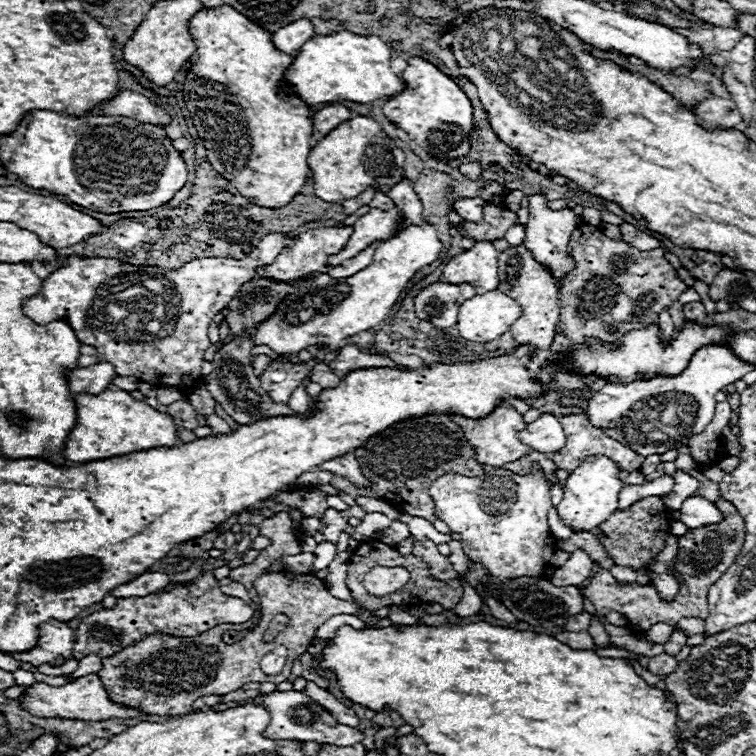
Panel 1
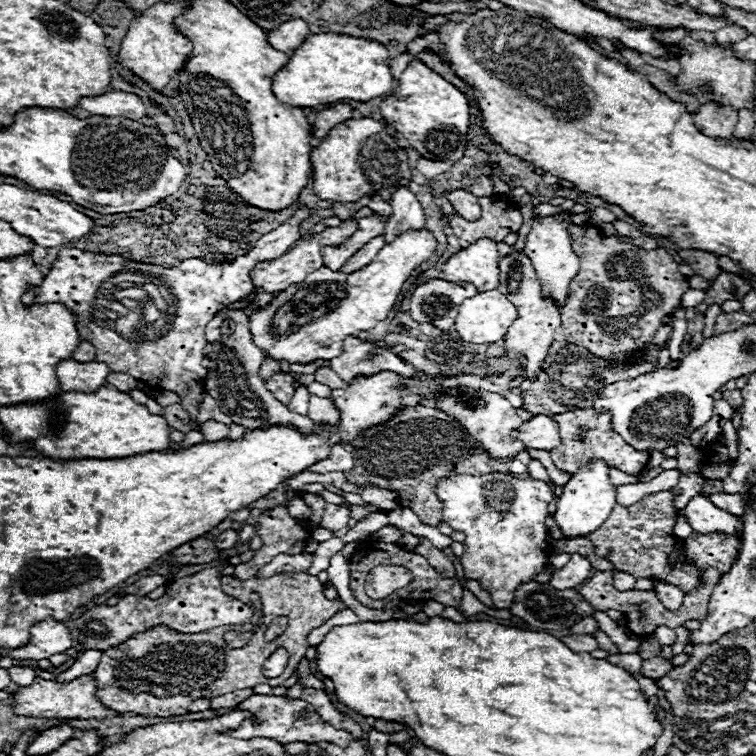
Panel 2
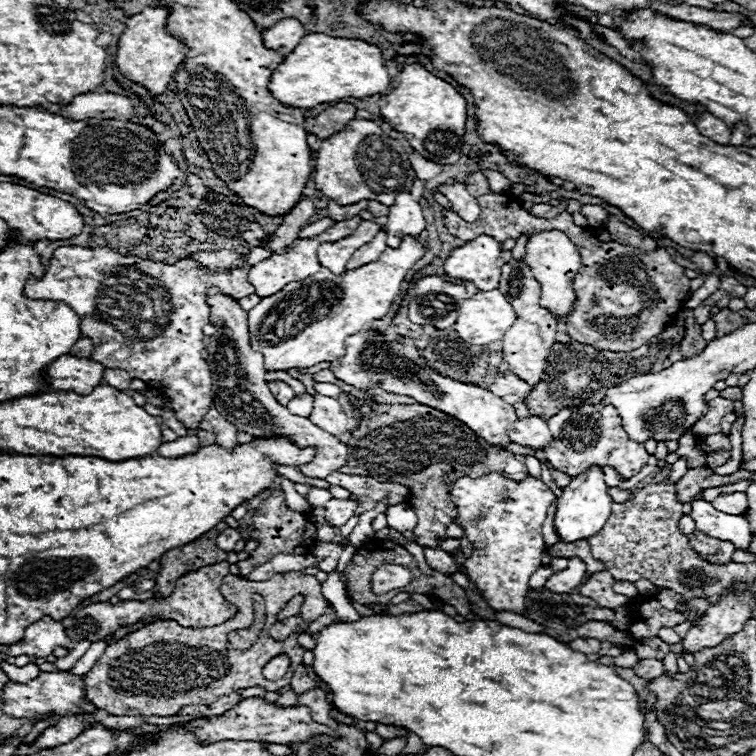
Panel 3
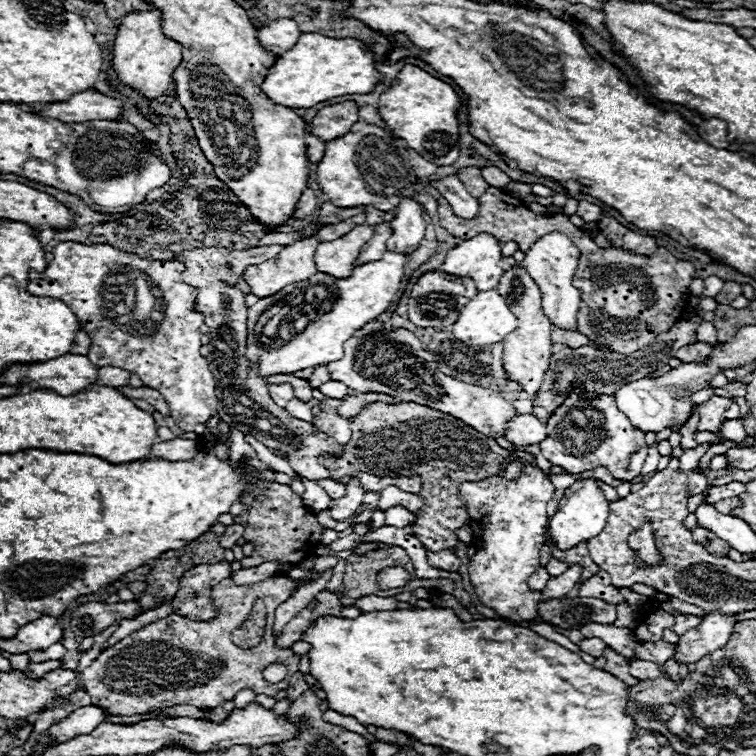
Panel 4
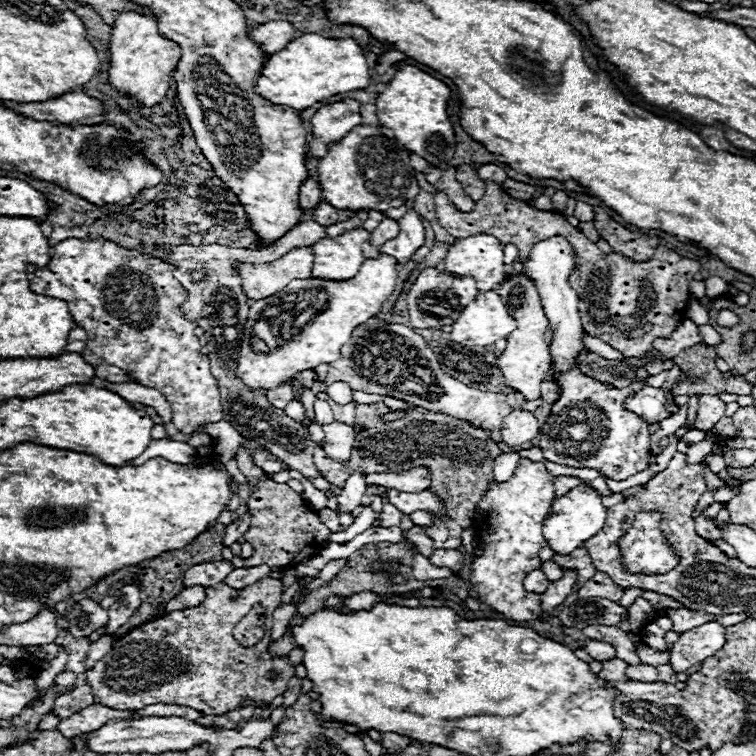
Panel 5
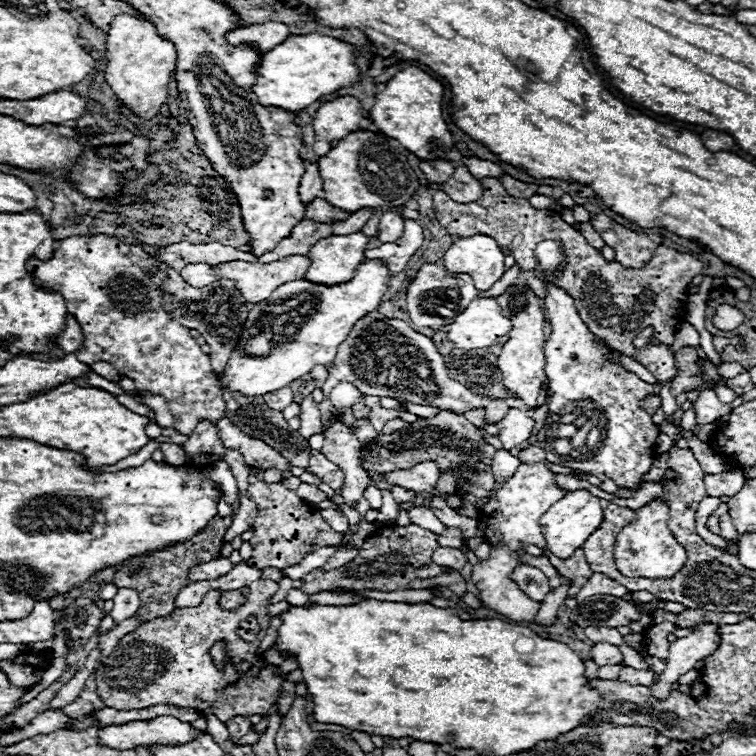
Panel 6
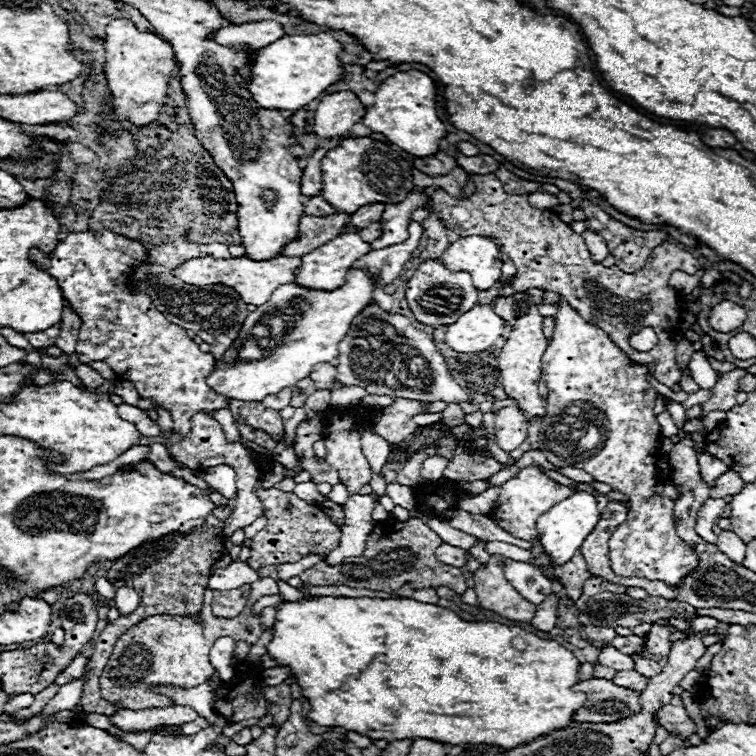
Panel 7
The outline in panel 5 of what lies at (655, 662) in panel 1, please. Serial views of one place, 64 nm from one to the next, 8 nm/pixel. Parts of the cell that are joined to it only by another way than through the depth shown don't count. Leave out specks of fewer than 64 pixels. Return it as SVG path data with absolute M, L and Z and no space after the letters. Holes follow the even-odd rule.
M650 664L628 666L626 676L628 676L628 680L634 680L634 682L658 682L658 670Z

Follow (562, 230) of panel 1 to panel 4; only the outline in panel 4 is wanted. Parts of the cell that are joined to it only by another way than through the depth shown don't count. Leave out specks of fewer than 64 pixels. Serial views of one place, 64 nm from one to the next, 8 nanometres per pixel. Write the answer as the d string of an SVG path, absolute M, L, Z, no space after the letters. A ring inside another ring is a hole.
M552 232L542 236L530 250L526 252L526 258L522 260L522 268L538 282L540 294L542 294L542 310L546 310L550 322L554 322L556 328L568 330L568 332L578 332L578 304L580 304L580 292L572 286L574 272L578 268L578 258L580 252L578 248L570 242L568 236Z

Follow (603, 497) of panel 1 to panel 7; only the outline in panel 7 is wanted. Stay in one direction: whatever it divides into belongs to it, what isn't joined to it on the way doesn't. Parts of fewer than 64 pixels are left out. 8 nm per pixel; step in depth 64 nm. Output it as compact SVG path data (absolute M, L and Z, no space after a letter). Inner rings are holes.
M574 492L570 498L554 504L536 522L536 530L540 534L538 540L544 548L544 552L548 554L548 558L560 566L564 562L568 562L576 554L576 550L582 546L582 542L586 540L590 530L594 530L594 526L598 524L598 518L600 518L600 512L596 508L596 498L588 492Z

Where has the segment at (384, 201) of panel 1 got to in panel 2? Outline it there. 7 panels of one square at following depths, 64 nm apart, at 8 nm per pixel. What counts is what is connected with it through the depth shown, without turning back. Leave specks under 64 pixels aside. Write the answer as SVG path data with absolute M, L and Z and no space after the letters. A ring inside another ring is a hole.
M380 196L370 198L368 208L370 208L374 214L382 214L382 216L390 216L390 214L392 214L392 206L390 206L390 202L384 202Z

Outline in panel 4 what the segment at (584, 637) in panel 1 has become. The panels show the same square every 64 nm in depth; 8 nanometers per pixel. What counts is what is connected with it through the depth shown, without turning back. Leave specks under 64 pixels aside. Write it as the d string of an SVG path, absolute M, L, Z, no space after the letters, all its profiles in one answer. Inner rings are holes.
M586 638L586 640L580 642L580 648L582 648L586 654L590 654L590 656L600 658L600 656L604 656L606 644L604 644L600 638Z

